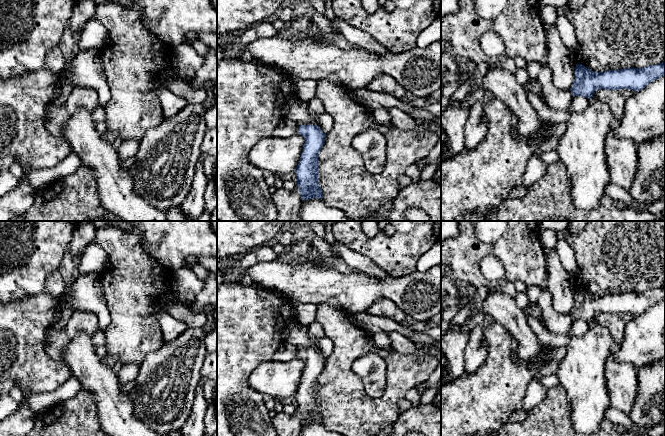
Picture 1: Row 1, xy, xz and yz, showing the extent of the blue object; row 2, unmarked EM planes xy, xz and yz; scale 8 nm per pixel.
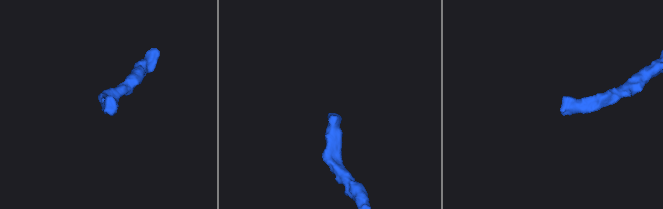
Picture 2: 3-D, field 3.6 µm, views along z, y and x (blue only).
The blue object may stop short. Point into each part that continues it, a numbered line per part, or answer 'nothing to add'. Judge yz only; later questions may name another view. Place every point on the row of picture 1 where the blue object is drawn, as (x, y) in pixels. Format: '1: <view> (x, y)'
1: yz (555, 99)

